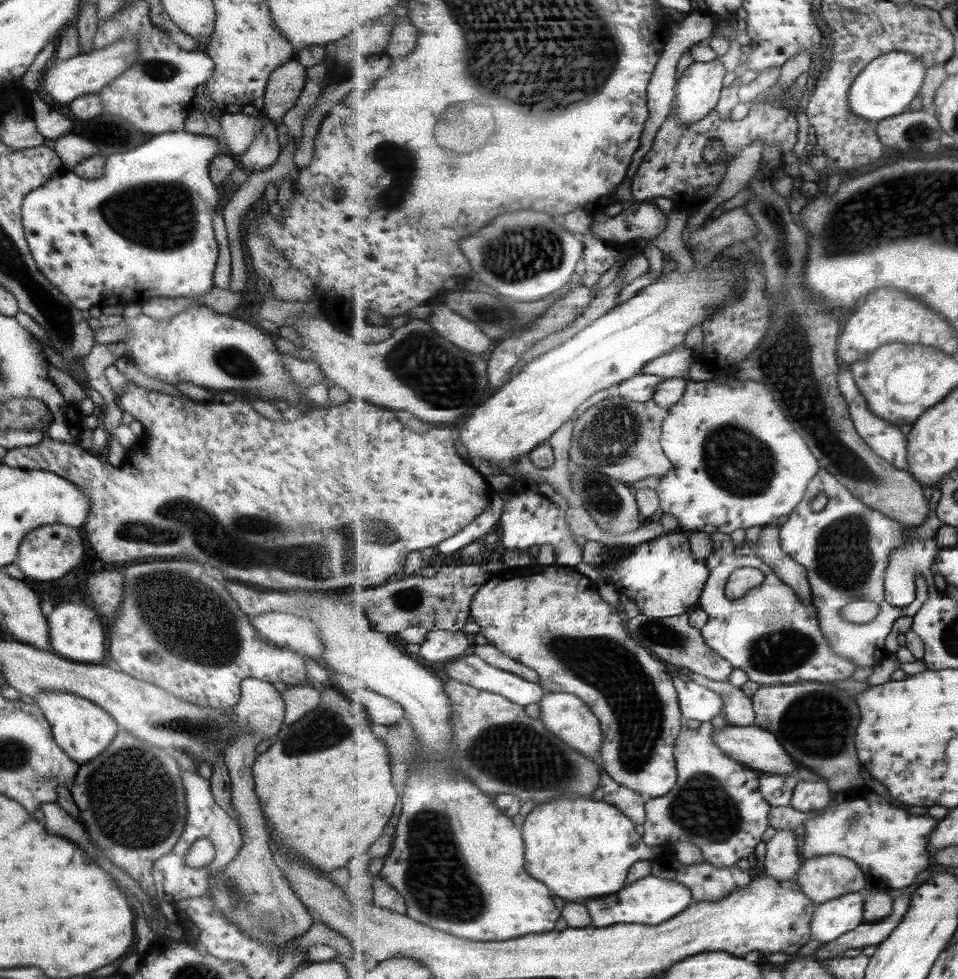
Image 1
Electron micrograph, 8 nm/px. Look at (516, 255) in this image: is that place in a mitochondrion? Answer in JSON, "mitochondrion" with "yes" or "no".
{"mitochondrion":"yes"}

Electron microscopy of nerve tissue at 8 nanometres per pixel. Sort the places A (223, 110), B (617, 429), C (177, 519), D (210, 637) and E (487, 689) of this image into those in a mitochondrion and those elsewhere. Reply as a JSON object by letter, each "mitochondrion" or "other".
{"A":"other","B":"mitochondrion","C":"mitochondrion","D":"mitochondrion","E":"other"}

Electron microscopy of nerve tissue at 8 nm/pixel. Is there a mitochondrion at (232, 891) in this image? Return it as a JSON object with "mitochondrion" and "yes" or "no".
{"mitochondrion":"yes"}

